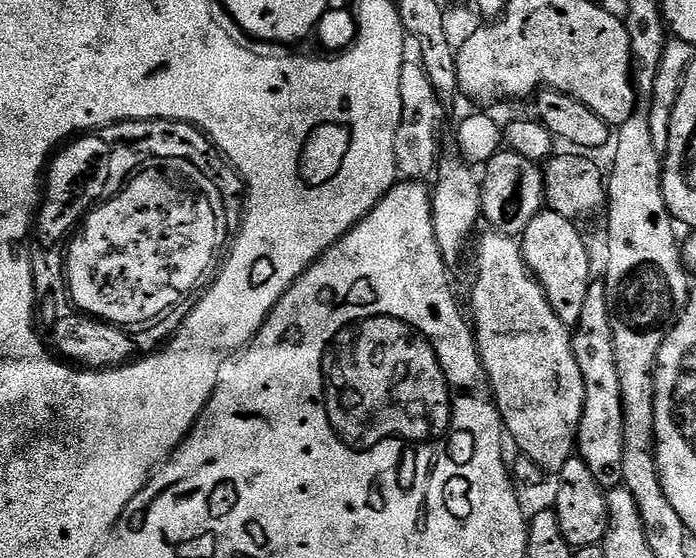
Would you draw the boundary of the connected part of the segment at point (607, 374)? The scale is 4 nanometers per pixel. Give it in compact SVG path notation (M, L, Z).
M593 282L588 286L582 318L574 325L572 332L572 349L584 379L584 409L578 437L578 455L586 462L586 466L590 466L594 478L598 478L598 482L607 490L621 483L622 454L625 450L622 382L618 382L618 362L614 358L614 338L603 283Z

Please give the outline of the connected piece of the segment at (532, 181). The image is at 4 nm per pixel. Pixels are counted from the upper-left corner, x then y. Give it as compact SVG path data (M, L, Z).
M501 150L493 160L488 161L482 172L480 207L483 219L489 220L495 231L519 237L545 204L544 170L537 161L528 160L511 150Z

